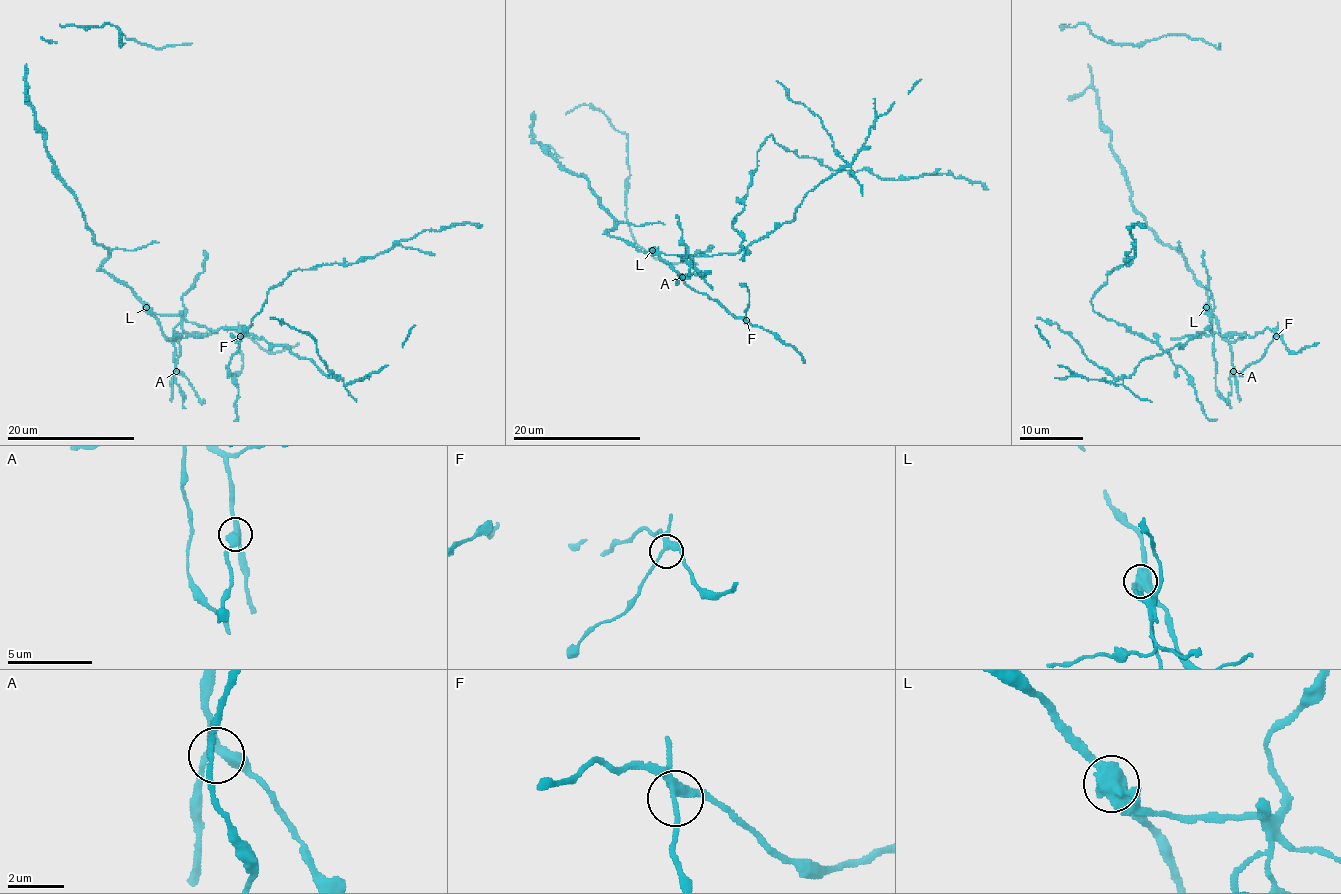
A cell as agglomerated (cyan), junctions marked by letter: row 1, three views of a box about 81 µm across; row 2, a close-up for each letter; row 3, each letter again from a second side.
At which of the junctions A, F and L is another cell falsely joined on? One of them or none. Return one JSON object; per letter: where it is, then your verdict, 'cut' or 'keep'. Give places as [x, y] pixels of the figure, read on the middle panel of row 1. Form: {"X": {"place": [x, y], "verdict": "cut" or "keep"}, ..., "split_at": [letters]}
{"A": {"place": [682, 277], "verdict": "keep"}, "F": {"place": [746, 320], "verdict": "keep"}, "L": {"place": [652, 250], "verdict": "cut"}, "split_at": ["L"]}

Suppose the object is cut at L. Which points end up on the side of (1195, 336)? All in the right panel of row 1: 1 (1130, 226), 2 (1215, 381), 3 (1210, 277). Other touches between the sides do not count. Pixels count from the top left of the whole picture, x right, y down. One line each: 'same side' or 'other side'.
1: same side
2: same side
3: same side

